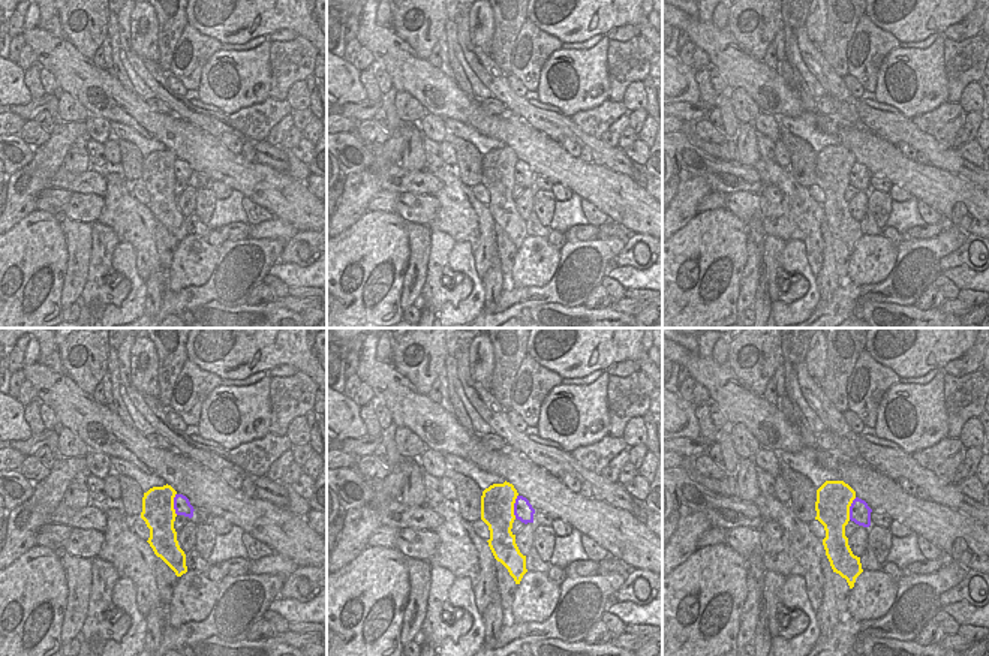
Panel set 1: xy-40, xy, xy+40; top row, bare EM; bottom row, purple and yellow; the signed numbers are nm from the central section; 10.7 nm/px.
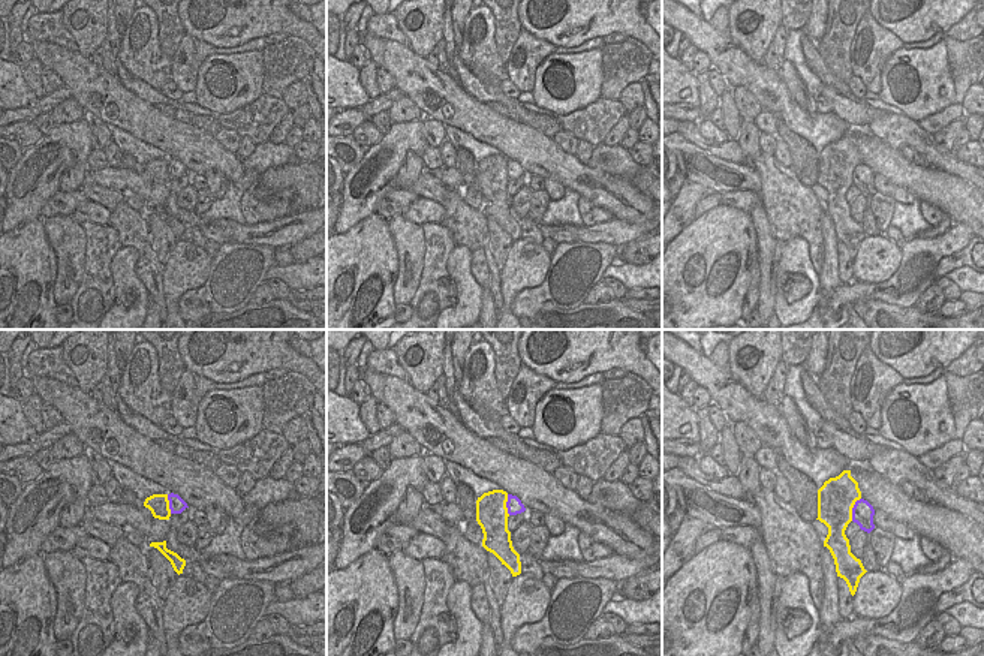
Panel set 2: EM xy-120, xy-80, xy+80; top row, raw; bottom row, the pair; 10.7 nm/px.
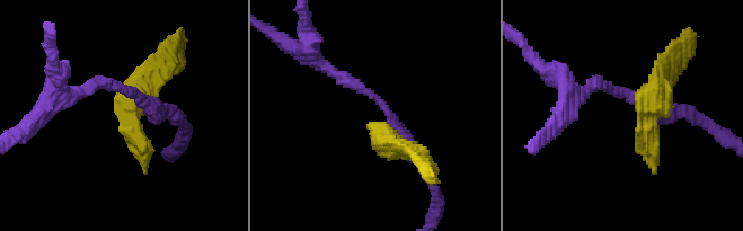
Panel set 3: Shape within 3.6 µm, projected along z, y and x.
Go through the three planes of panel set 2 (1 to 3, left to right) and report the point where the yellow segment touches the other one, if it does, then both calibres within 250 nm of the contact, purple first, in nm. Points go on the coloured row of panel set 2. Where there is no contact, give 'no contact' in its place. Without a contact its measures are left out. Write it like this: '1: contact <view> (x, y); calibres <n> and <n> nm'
1: contact xy-120 (169, 503); calibres 180 and 220 nm
2: contact xy-80 (506, 505); calibres 170 and 360 nm
3: contact xy+80 (852, 509); calibres 240 and 400 nm

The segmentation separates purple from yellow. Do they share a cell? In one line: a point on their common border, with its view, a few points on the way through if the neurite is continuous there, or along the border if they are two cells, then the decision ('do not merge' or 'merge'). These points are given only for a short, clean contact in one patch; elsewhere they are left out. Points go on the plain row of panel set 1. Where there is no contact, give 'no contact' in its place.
contact xy (514, 171); do not merge

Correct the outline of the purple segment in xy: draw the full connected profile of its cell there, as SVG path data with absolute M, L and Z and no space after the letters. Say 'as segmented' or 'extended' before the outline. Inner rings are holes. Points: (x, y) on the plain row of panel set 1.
as segmented; M517 160L515 168L514 168L515 183L524 189L533 187L533 178L535 178L535 174L529 168L529 165L523 160Z

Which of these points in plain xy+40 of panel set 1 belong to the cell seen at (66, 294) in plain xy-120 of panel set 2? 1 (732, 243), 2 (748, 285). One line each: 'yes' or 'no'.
1: no
2: yes

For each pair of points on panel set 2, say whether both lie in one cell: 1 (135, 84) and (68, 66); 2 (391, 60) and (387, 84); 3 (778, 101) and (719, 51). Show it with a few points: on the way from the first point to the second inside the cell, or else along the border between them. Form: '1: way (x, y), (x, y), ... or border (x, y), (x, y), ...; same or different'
1: border (111, 72), (129, 90), (149, 101); different
2: border (379, 66), (394, 80), (396, 87); different
3: way (763, 86), (734, 65); same

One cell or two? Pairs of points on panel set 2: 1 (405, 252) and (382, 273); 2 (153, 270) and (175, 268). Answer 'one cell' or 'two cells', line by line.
1: two cells
2: two cells

